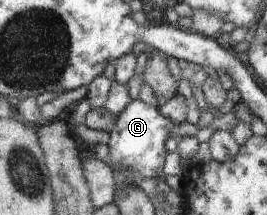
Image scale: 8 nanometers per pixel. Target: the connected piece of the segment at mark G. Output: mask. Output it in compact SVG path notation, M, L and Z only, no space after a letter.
M142 99L132 100L126 109L117 115L117 122L110 132L109 141L109 161L106 162L113 167L132 167L138 171L142 178L158 178L163 174L162 168L164 158L169 148L172 146L168 141L168 133L174 129L175 124L170 118L164 117L158 108L149 106Z

